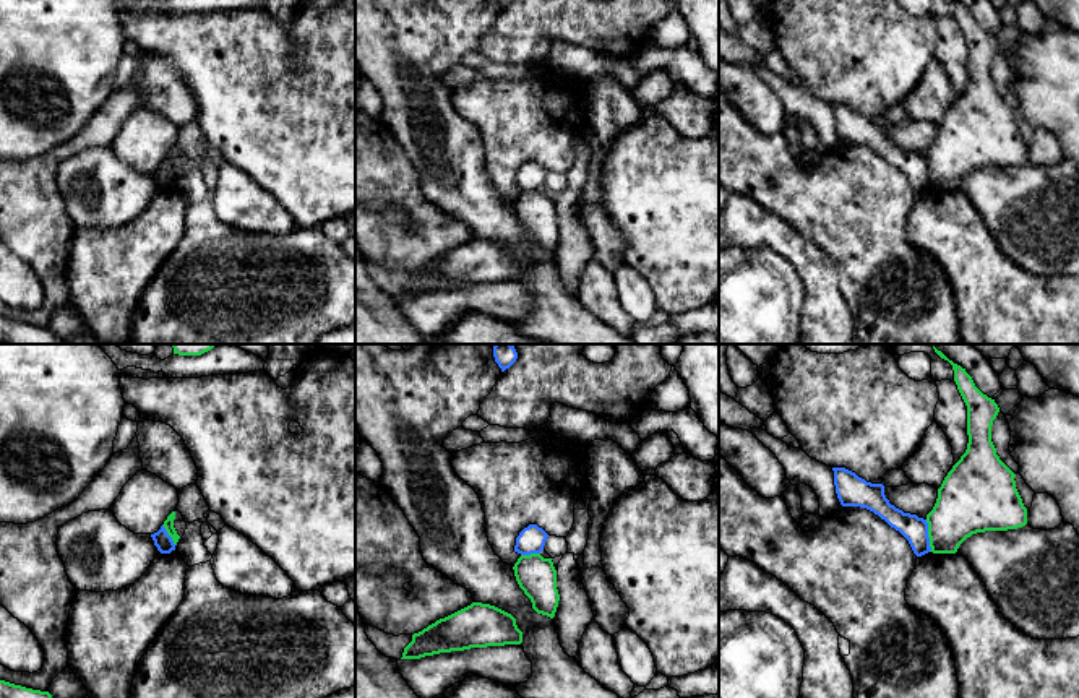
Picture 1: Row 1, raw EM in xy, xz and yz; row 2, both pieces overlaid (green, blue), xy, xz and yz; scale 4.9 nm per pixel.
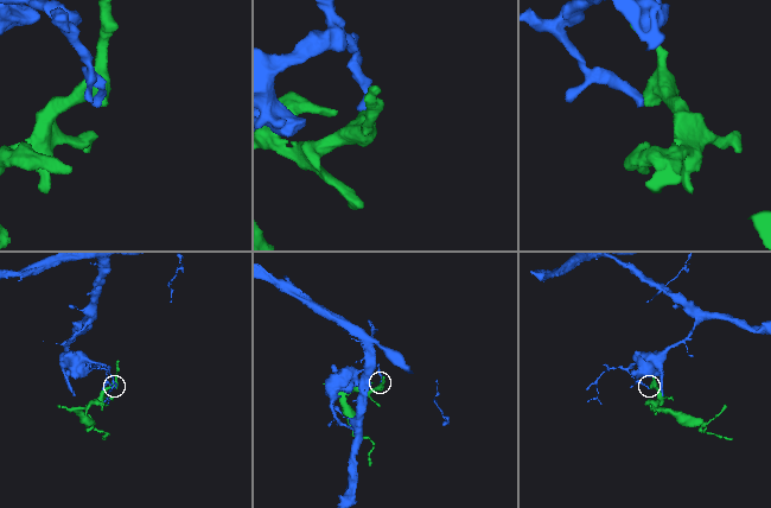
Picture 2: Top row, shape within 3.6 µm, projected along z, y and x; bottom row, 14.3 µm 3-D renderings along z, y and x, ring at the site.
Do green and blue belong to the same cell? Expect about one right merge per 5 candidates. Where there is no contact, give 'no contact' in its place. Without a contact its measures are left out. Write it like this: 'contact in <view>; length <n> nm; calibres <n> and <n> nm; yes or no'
contact in yz; length 160 nm; calibres 300 and 130 nm; no

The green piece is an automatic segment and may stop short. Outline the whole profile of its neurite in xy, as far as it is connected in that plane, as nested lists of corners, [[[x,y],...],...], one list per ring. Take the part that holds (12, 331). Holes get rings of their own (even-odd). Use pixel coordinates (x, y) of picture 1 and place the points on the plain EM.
[[[0,317],[0,344],[71,344],[49,328],[32,326]]]

